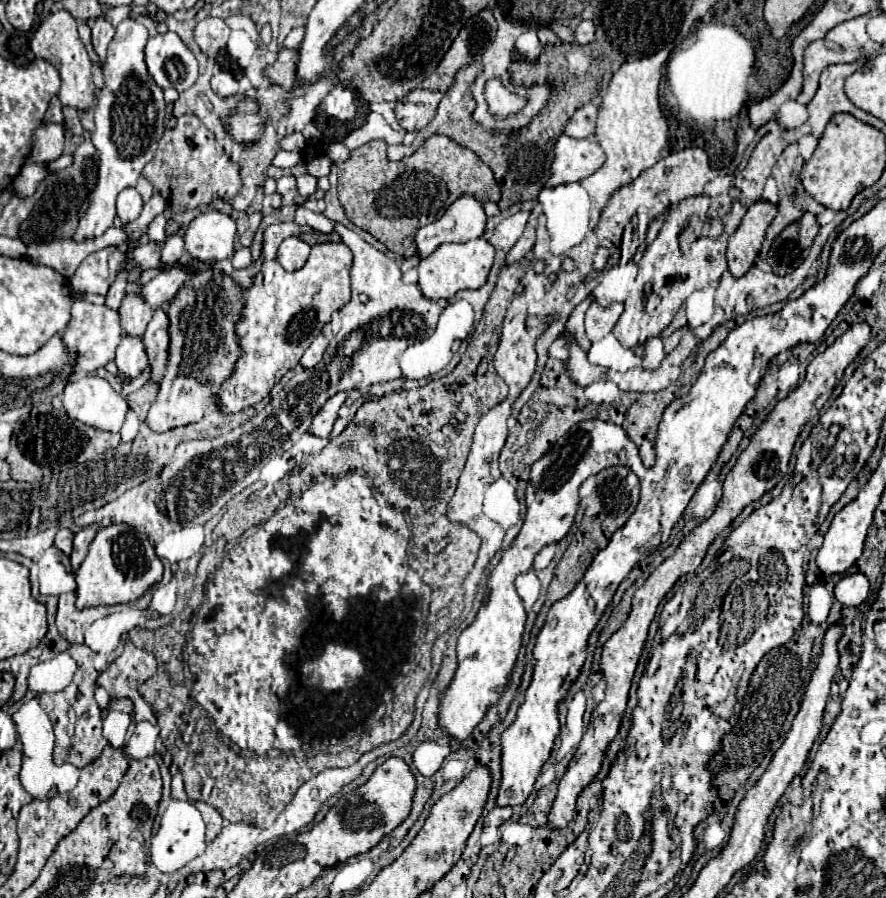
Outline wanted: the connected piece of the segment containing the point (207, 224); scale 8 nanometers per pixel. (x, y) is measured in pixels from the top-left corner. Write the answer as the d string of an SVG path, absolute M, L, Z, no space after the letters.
M204 211L186 229L186 251L200 261L230 259L238 249L236 221L222 211Z

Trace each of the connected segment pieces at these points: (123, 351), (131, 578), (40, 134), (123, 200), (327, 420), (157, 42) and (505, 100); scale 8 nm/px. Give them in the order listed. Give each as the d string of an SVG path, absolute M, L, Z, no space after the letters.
M122 337L114 363L118 365L118 381L124 381L126 377L140 377L142 371L148 367L148 357L144 355L144 343L142 339Z
M128 525L102 527L96 533L86 559L76 571L76 607L88 609L96 605L118 605L136 601L154 583L162 579L162 571L164 567L160 559L154 555L154 545L144 535L138 535L136 529Z
M46 123L44 129L36 131L34 139L34 153L26 163L50 163L64 151L64 127L60 123Z
M128 187L128 189L124 189L124 191L118 195L116 209L118 209L118 217L120 217L122 223L136 221L138 215L140 215L140 211L142 211L142 197L138 195L136 189Z
M340 391L326 401L326 405L312 419L312 425L310 425L312 435L318 435L318 437L328 437L330 435L332 425L338 419L338 409L344 405L346 397L348 397L348 391Z
M172 31L148 39L148 43L146 43L146 65L148 65L150 77L162 89L174 87L176 91L182 93L188 87L192 87L194 81L198 79L198 61L196 61L196 57L184 45L184 41L176 33L172 33Z
M492 77L486 81L484 99L486 99L488 111L494 115L494 119L506 119L512 113L518 113L528 103L526 97L506 89L502 79L498 79L498 77Z

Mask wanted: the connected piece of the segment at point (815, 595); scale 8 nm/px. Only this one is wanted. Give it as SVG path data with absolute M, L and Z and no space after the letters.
M814 584L808 591L808 615L812 623L827 621L833 604L833 594L824 585Z

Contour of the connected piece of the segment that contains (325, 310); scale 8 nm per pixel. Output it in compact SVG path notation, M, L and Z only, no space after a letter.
M318 243L312 247L310 259L306 265L298 271L284 271L278 261L266 261L262 271L254 277L254 285L244 291L246 307L244 307L244 321L236 331L240 331L242 339L242 353L244 357L240 363L236 363L236 371L232 373L232 379L224 383L220 393L220 405L226 411L242 411L244 407L250 407L258 401L262 401L272 387L280 381L280 377L296 367L300 363L302 353L308 349L312 339L322 331L326 323L330 323L332 311L344 307L350 299L350 265L352 265L352 253L344 243Z

